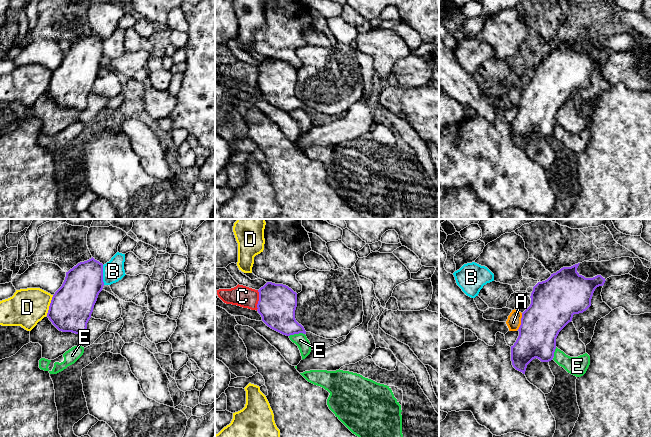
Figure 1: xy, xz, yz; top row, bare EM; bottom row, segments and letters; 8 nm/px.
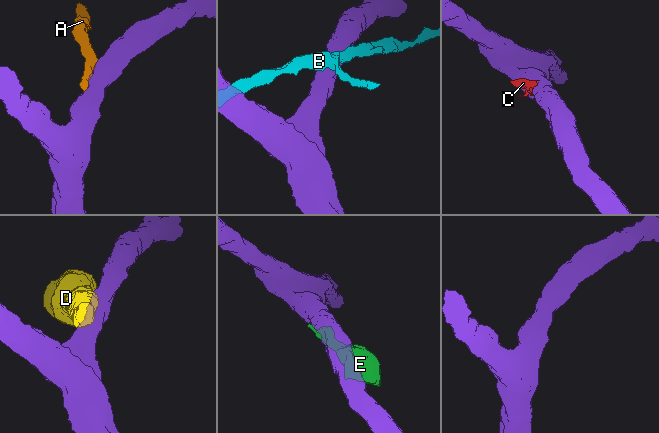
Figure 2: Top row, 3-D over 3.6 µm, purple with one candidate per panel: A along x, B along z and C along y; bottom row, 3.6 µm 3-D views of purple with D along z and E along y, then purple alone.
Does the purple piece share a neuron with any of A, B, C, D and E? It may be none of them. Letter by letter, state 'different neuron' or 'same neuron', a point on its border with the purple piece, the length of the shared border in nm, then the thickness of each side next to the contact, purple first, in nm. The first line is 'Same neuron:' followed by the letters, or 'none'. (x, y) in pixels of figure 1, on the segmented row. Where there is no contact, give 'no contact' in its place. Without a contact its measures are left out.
Same neuron: none
A: different neuron; contact yz (521, 321); length 140 nm; calibres 340 and 120 nm
B: different neuron; contact xy (102, 275); length 160 nm; calibres 300 and 170 nm
C: different neuron; contact xz (259, 300); length 170 nm; calibres 300 and 170 nm
D: different neuron; contact xy (50, 305); length 180 nm; calibres 340 and 300 nm
E: different neuron; contact xz (296, 333); length 130 nm; calibres 280 and 100 nm

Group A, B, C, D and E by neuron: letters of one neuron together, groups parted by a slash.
A C / B / D / E

